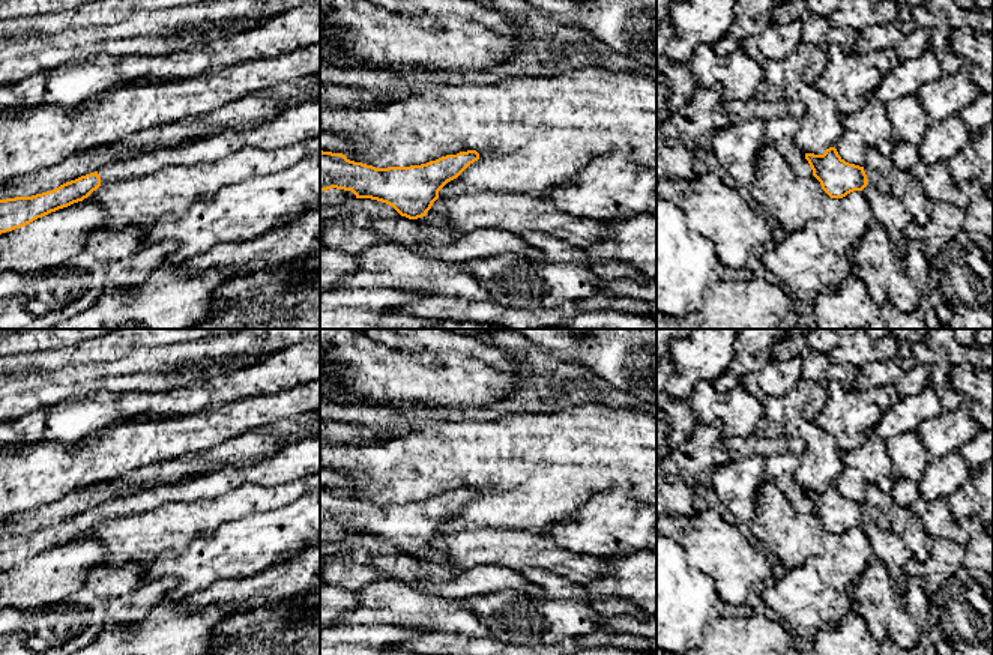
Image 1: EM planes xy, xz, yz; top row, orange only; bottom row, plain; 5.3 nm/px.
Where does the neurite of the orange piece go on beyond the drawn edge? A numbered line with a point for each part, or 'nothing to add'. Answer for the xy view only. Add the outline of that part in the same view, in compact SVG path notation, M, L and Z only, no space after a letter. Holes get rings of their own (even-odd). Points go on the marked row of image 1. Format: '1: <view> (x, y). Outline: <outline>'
1: xy (301, 122). Outline: M320 98L290 107L255 128L225 131L176 147L153 149L110 162L99 168L98 174L104 182L126 180L152 174L168 165L213 162L243 147L273 150L312 137L320 137Z

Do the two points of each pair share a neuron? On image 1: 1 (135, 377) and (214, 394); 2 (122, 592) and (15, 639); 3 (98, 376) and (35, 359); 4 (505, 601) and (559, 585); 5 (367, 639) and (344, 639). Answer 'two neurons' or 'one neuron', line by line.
1: two neurons
2: one neuron
3: two neurons
4: one neuron
5: one neuron

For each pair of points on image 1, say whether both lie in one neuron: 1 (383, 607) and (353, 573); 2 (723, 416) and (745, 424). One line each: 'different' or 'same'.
1: different
2: same

